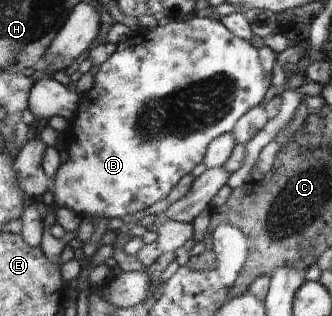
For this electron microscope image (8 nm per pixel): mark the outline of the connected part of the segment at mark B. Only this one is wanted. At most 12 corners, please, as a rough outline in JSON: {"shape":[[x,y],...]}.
{"shape":[[216,18],[141,28],[80,96],[49,204],[164,199],[268,87]]}

